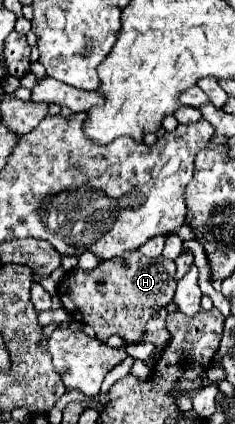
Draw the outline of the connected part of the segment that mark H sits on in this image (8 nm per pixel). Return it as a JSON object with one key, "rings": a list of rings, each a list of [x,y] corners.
{"rings":[[[138,249],[128,251],[126,255],[106,259],[98,267],[84,271],[72,269],[64,275],[58,285],[58,297],[68,311],[68,315],[82,323],[90,325],[96,331],[96,337],[108,341],[110,335],[120,335],[128,343],[136,343],[142,337],[146,321],[154,311],[166,307],[176,289],[176,265],[170,259],[146,259]]]}

